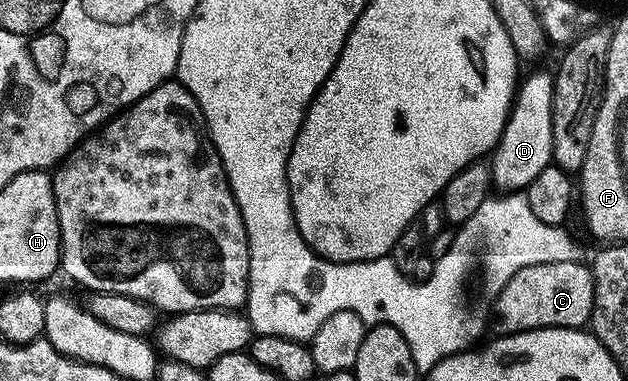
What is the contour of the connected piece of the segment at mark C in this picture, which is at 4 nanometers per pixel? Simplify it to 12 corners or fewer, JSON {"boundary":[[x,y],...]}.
{"boundary":[[586,262],[521,269],[494,296],[500,336],[591,322]]}

